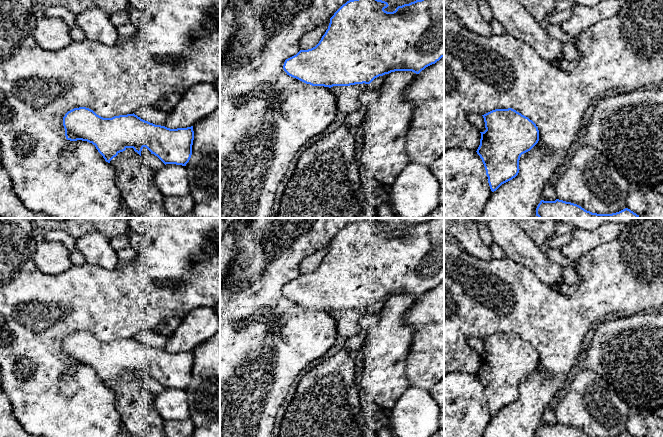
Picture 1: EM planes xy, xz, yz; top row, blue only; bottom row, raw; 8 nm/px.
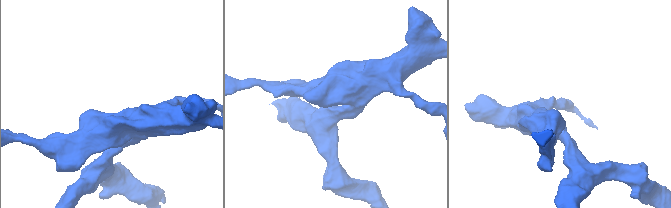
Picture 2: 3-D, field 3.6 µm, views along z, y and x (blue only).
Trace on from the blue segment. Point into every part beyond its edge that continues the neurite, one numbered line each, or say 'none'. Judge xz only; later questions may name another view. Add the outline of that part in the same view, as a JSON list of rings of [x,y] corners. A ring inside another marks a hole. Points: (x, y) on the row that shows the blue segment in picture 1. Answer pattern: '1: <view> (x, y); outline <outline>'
none

